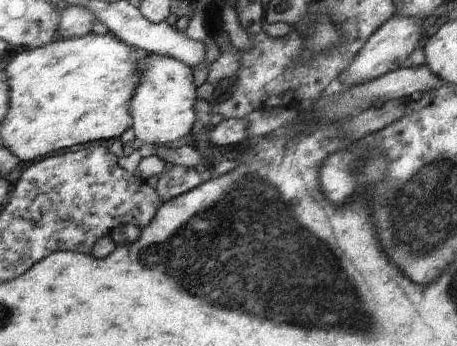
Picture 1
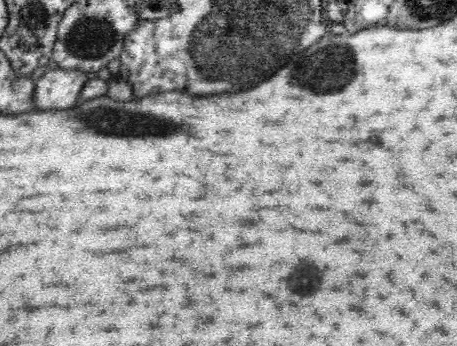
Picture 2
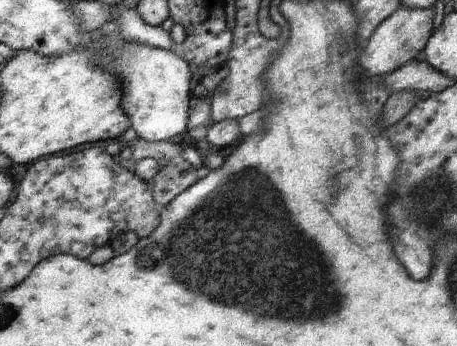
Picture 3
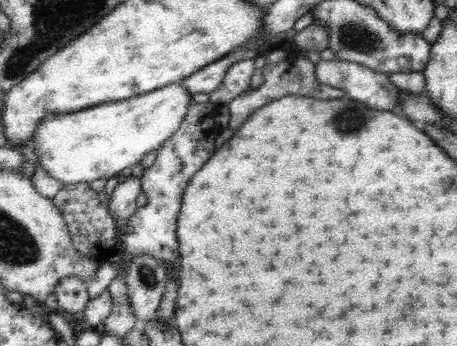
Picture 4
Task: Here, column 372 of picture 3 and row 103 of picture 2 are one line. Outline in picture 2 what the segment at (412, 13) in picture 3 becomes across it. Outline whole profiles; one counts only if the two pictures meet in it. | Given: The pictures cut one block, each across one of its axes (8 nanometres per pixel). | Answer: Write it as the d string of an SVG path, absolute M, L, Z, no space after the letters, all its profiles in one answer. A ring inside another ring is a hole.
M80 68L48 70L38 82L38 110L66 110L80 102L82 90L88 84L88 72Z

